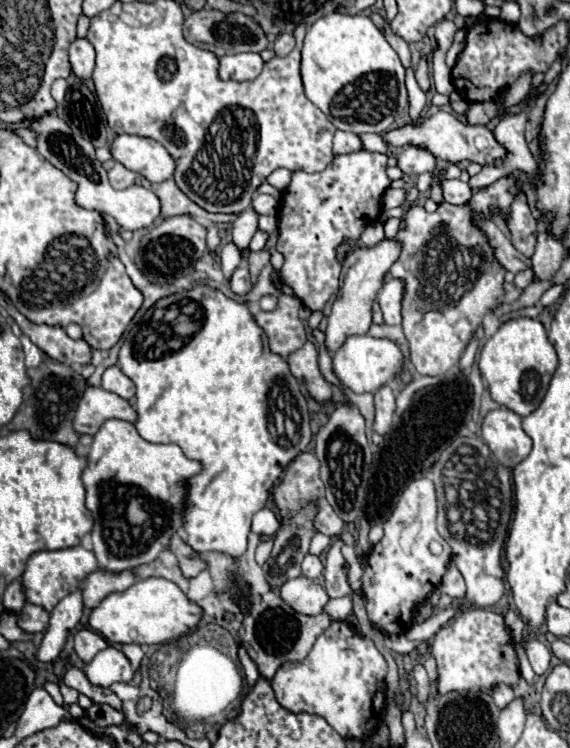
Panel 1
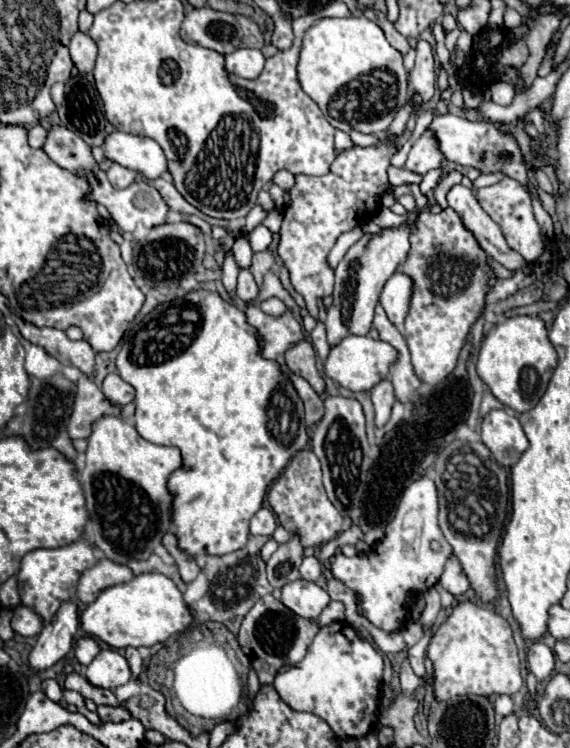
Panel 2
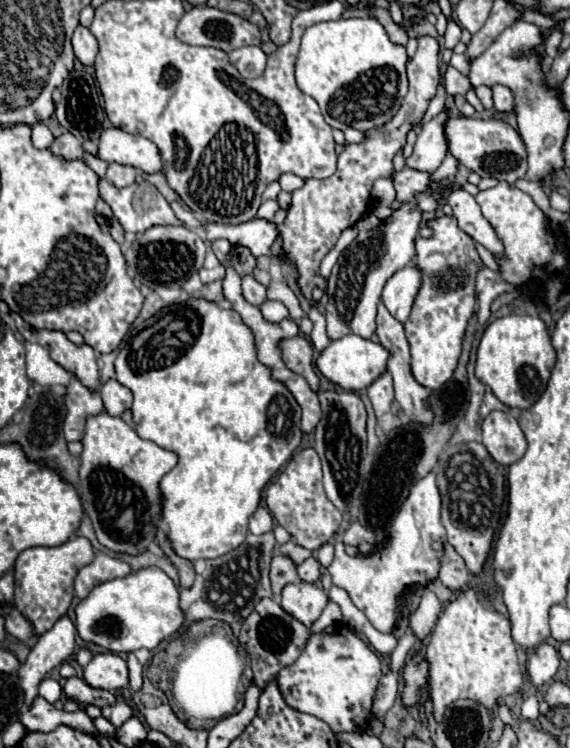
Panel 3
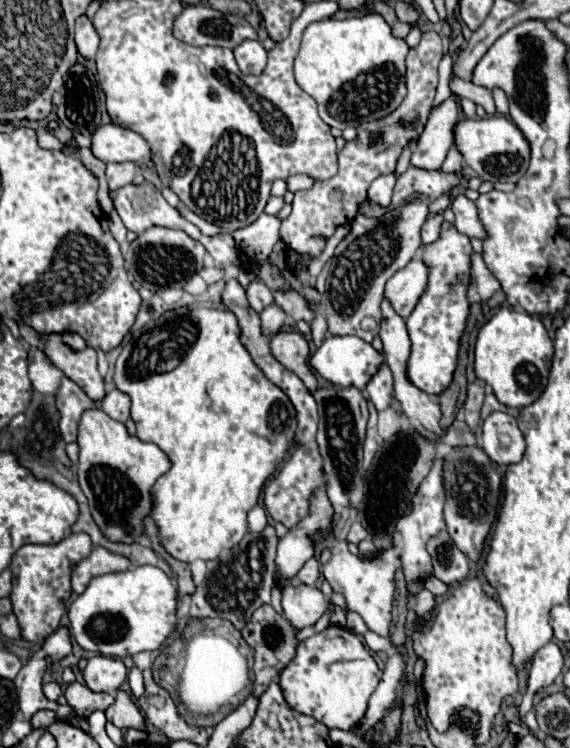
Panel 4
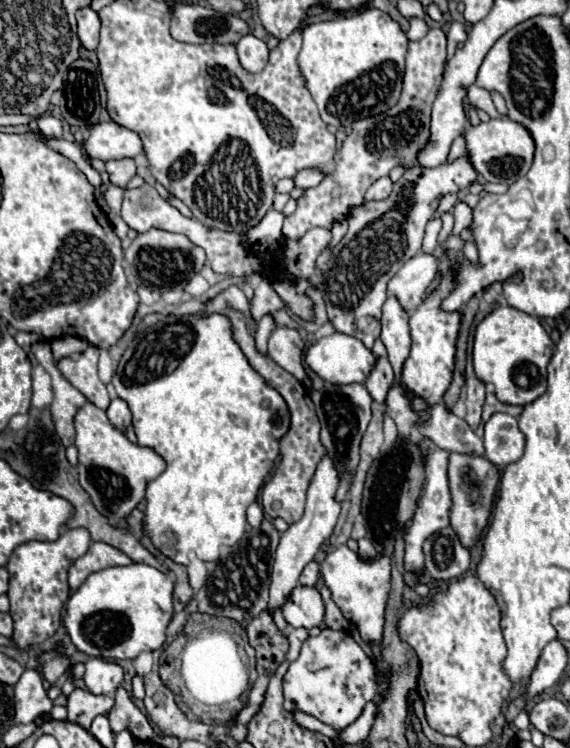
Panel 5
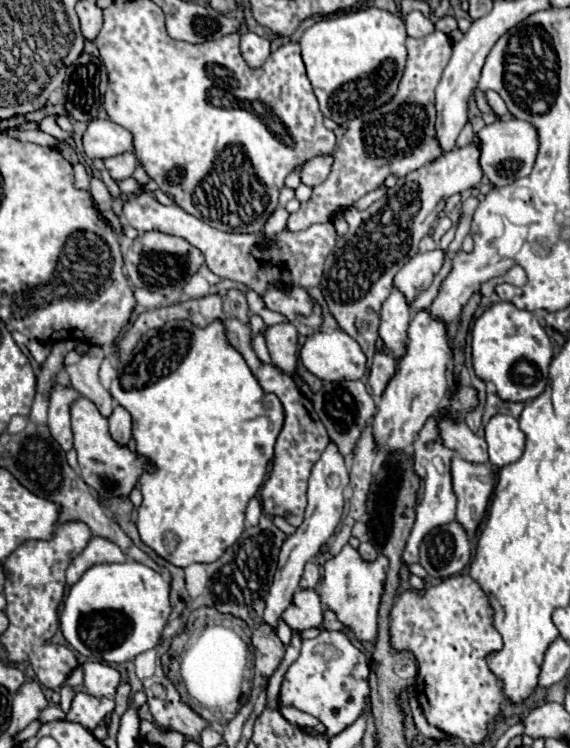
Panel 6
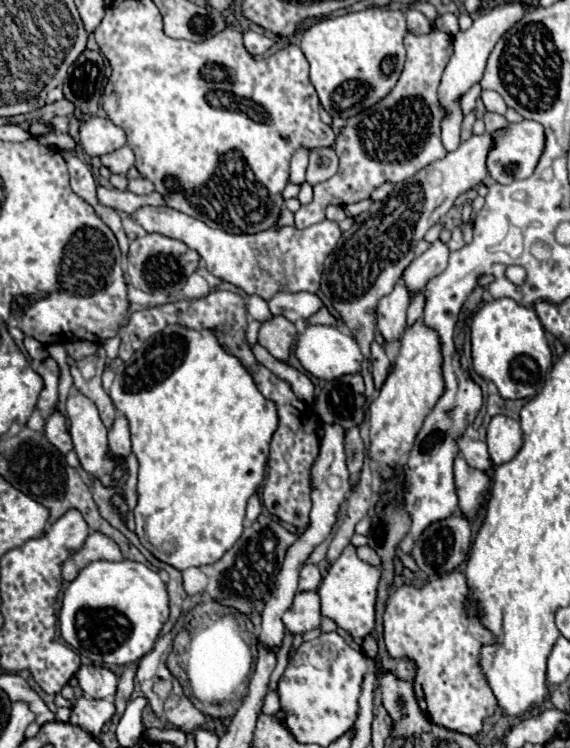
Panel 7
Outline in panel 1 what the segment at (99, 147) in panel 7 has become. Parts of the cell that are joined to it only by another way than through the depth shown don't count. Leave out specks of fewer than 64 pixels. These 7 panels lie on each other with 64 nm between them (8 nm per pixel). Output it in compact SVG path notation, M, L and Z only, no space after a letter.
M118 134L110 144L110 152L116 162L142 174L150 182L160 182L174 174L174 160L166 148L152 138Z

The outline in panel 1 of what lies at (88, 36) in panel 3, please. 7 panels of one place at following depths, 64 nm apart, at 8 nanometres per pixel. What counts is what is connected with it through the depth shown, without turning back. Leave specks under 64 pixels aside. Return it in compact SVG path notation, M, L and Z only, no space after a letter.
M76 38L70 44L70 64L72 64L72 72L78 78L90 78L92 76L94 58L96 58L96 50L86 38Z

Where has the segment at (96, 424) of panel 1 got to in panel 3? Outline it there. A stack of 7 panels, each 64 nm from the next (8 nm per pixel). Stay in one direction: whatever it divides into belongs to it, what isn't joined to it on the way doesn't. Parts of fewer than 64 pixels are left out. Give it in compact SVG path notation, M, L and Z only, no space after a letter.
M72 380L66 386L64 394L66 404L66 418L64 418L64 436L68 442L80 440L84 430L84 420L90 414L100 414L104 410L100 394L90 392L80 384L80 380Z

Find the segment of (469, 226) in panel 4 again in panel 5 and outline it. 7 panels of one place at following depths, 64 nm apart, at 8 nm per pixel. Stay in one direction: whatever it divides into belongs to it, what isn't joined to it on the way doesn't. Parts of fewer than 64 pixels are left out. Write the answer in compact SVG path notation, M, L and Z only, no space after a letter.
M458 202L454 206L454 230L452 230L452 236L458 236L462 228L470 226L470 222L472 222L472 210L464 202Z

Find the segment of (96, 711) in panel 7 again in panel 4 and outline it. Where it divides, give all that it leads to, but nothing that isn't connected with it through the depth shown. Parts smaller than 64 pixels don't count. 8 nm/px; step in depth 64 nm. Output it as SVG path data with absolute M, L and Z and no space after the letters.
M70 684L66 690L64 690L64 696L72 708L72 714L78 716L78 718L88 718L92 712L96 710L106 710L114 698L110 694L104 694L104 692L92 692L88 686L84 684Z

